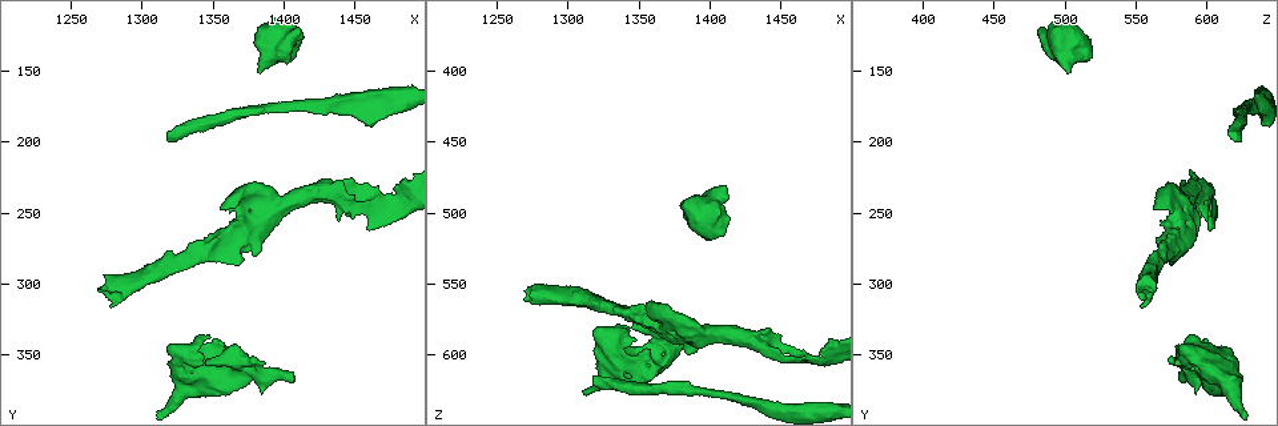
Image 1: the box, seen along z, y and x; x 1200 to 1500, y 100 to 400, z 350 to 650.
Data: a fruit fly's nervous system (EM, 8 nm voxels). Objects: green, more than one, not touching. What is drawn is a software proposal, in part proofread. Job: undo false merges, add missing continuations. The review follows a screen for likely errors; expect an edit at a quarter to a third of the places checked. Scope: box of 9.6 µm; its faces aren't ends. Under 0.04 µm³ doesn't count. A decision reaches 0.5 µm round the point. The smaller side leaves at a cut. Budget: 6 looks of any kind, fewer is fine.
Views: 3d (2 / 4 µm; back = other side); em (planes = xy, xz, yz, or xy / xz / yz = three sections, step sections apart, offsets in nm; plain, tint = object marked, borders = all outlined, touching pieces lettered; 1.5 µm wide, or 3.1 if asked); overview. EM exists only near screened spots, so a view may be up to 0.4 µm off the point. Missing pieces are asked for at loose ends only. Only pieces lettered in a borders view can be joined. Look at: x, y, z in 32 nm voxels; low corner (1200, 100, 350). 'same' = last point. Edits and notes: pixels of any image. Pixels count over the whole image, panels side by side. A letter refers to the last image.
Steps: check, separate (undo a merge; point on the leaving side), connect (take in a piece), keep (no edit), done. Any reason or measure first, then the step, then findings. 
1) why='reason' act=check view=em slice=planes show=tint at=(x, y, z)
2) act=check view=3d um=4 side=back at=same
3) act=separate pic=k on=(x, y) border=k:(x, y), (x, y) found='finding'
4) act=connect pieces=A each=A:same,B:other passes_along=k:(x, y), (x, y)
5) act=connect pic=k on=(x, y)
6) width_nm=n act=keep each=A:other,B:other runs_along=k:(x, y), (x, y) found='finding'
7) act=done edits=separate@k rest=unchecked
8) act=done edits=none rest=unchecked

why='free end' act=check view=em slice=planes show=borders at=(1316, 198, 620)

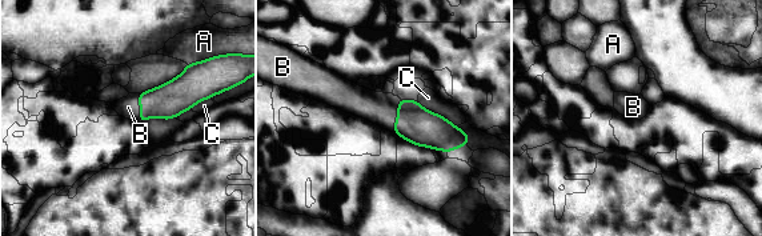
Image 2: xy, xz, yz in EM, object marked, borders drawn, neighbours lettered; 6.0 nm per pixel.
width_nm=130 act=connect pieces=B each=A:other,B:same,C:other passes_along=2:(416, 124), (397, 115), (380, 108) found='it goes on there'

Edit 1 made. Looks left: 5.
why='abrupt turn' act=check view=em slice=planes show=borders at=(1364, 242, 572)

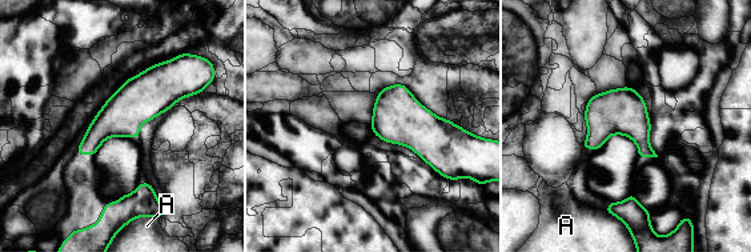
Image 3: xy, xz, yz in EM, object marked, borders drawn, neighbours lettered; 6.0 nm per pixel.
act=keep each=A:other runs_along=3:(185, 84), (145, 95), (80, 151) found='continuous, no second neuron'

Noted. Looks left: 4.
act=check view=em slice=planes show=tint at=(1458, 228, 604)

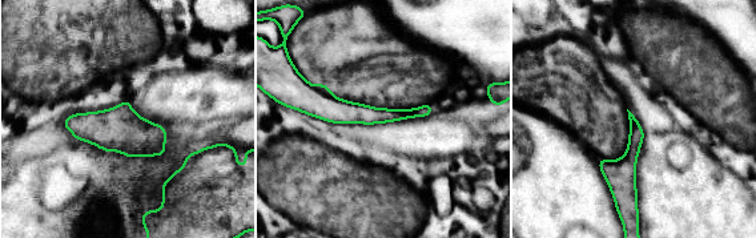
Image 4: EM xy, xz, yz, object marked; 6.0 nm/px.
act=check view=em slice=planes show=borders at=same

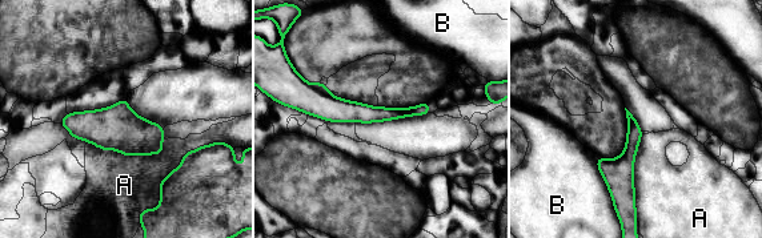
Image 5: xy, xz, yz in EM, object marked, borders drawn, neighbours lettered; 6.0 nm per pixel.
longest_contact=A:480nm act=keep each=A:other,B:other runs_along=5:(308, 108), (364, 113), (425, 111) found='none of them fits'

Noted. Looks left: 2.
act=done edits=connect@2 rest=unchecked

